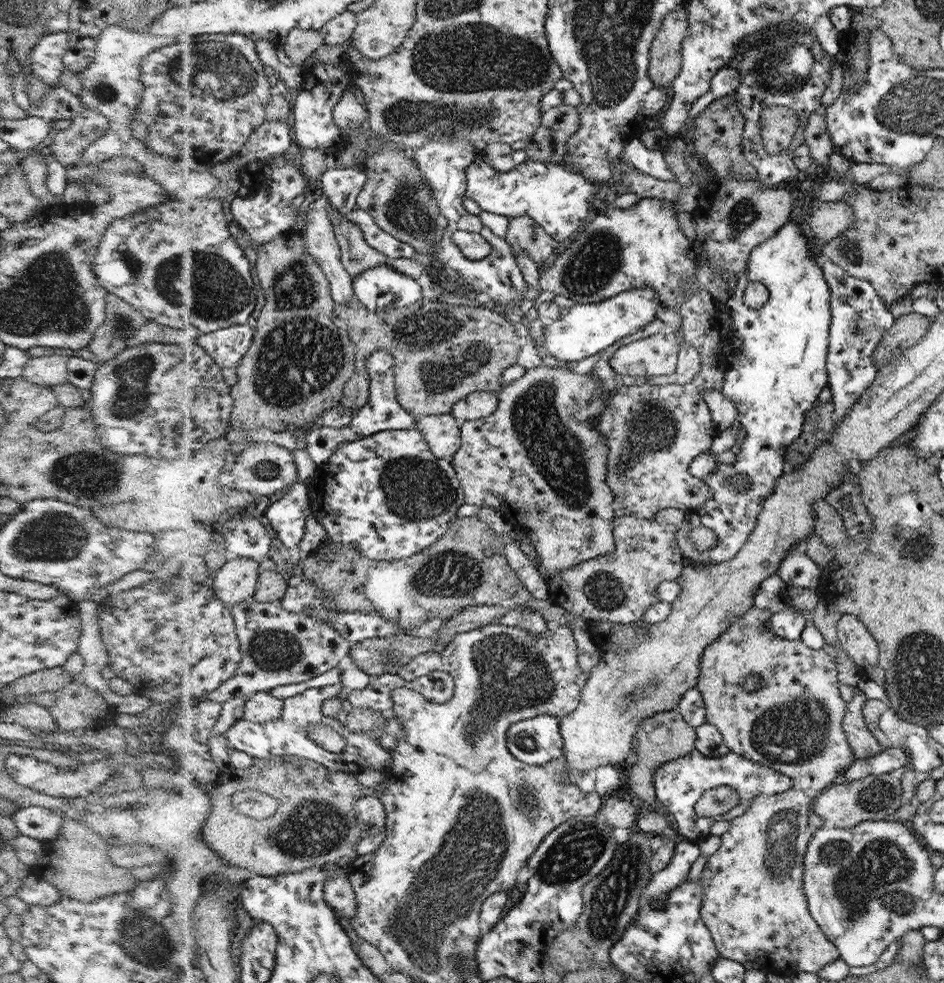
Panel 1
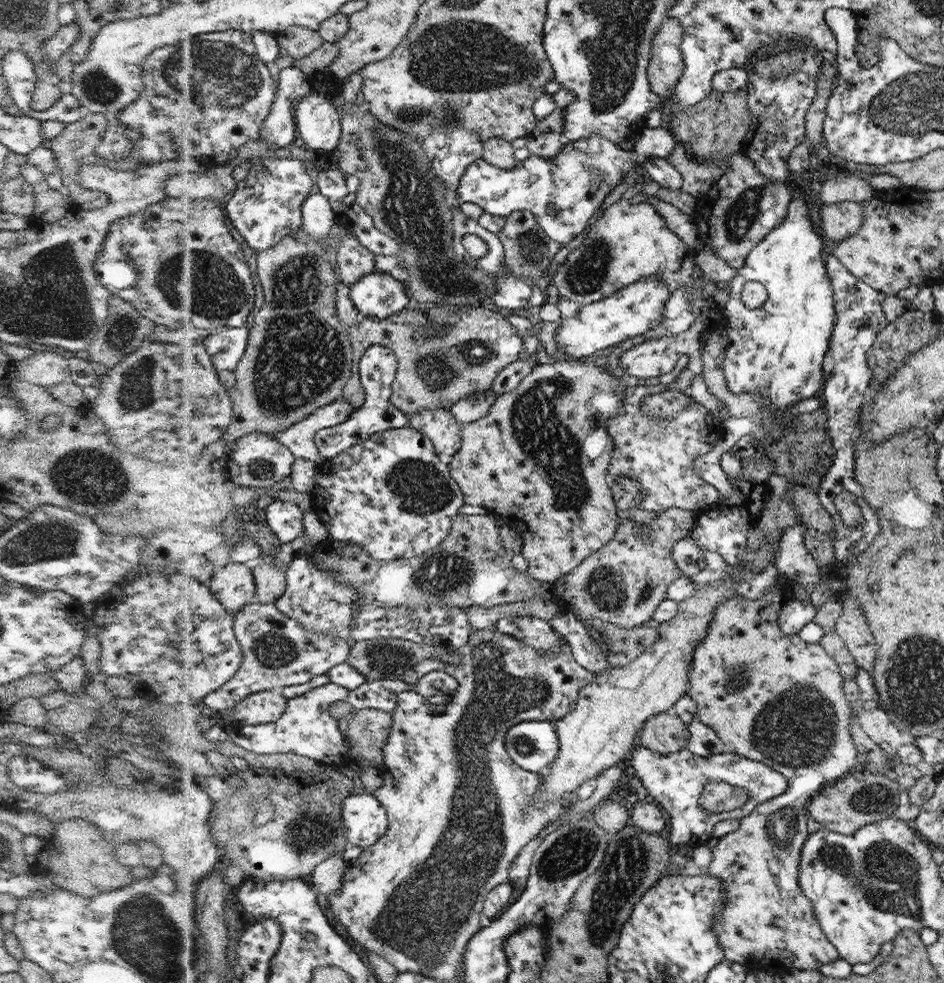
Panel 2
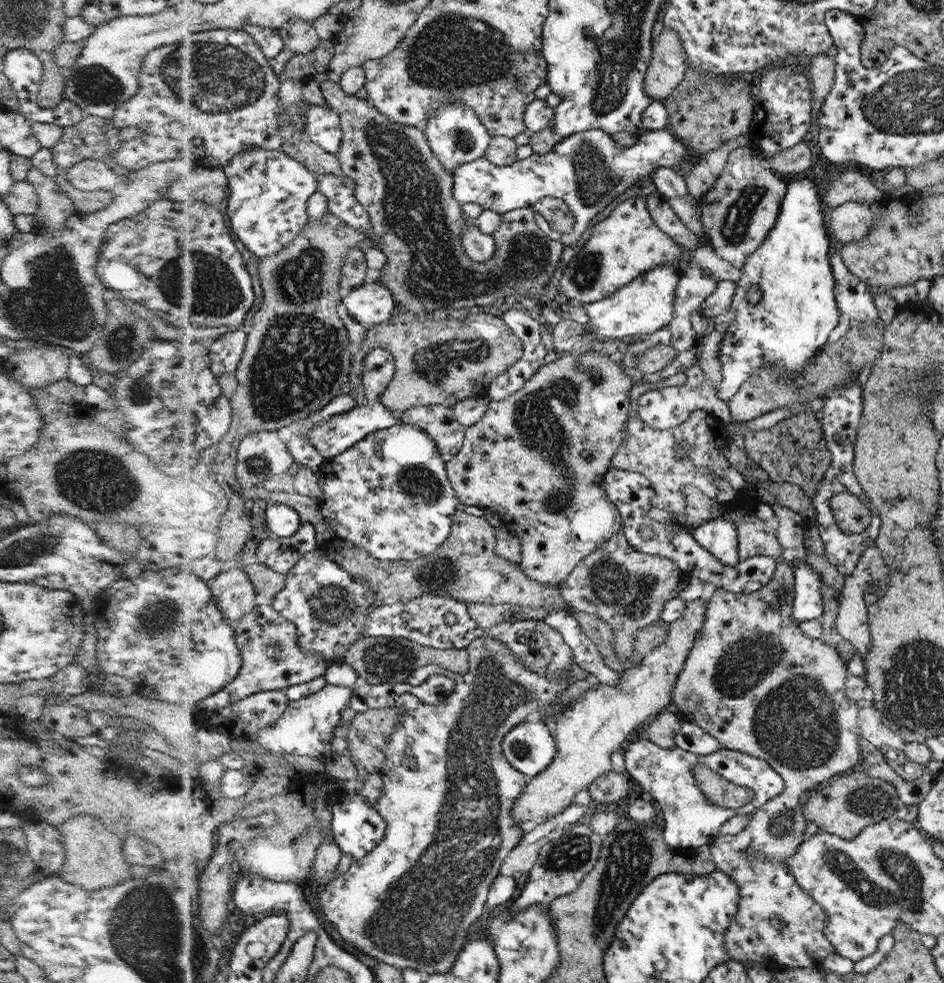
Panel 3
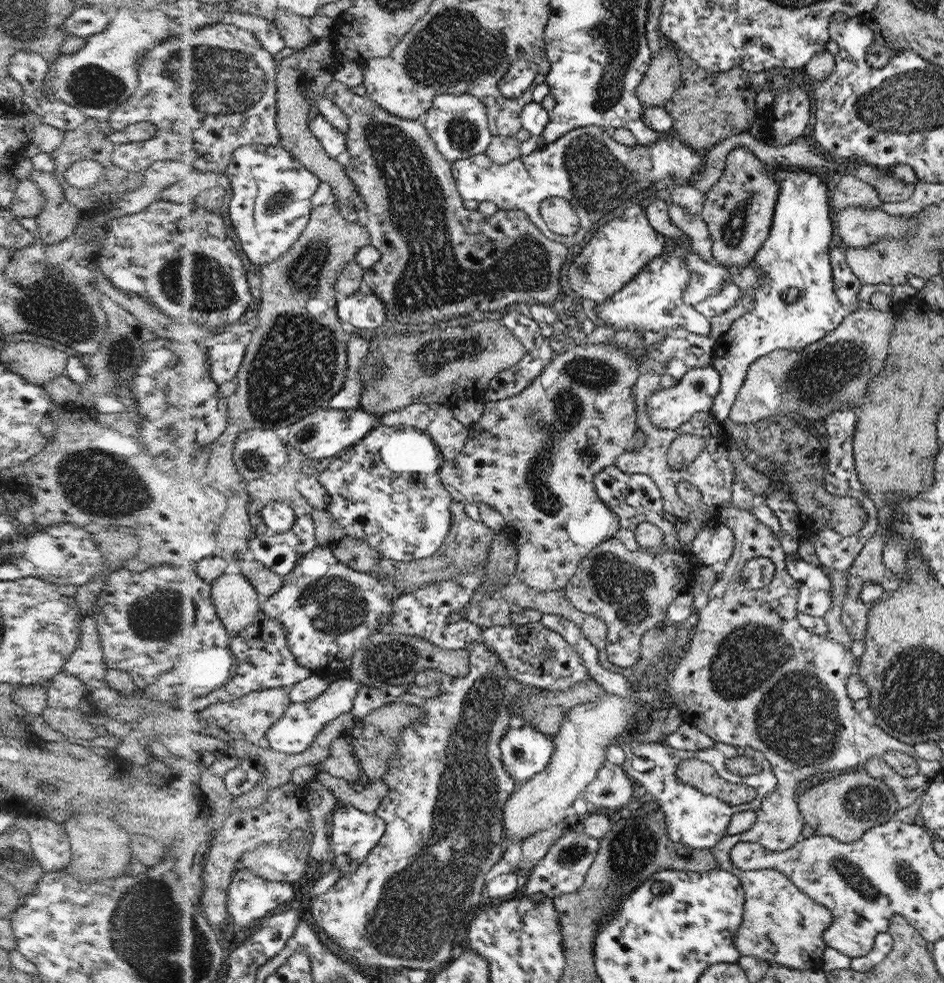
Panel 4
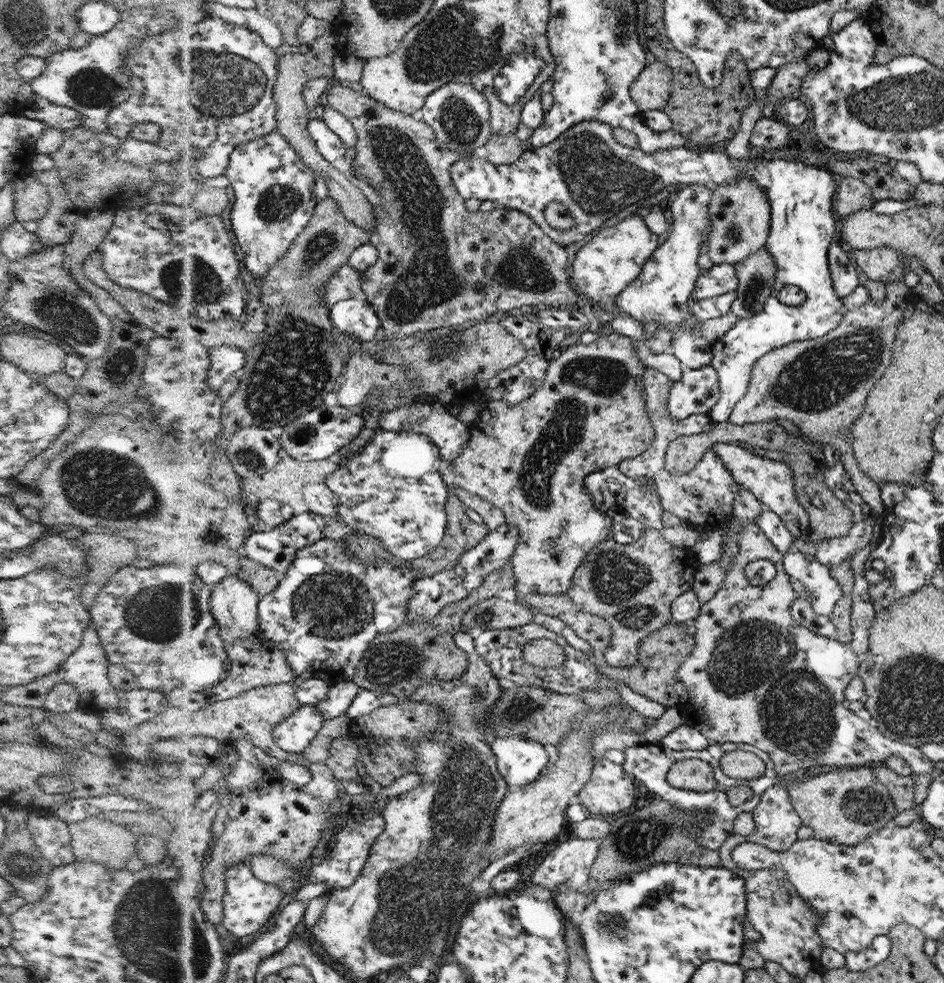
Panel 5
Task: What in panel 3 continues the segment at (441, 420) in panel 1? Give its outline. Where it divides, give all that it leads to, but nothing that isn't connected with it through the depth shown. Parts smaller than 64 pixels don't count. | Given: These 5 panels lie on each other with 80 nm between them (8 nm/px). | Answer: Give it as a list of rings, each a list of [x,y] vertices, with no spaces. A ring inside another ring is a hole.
[[[444,405],[417,406],[399,412],[399,419],[402,424],[414,425],[430,433],[441,454],[452,458],[460,451],[464,440],[464,425],[456,422],[452,411],[452,407]]]

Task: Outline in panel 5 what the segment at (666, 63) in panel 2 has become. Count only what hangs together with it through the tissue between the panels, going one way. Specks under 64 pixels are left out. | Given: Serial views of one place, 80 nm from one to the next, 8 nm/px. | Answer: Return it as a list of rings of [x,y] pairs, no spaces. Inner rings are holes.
[[[654,61],[646,65],[630,86],[631,94],[644,112],[659,110],[669,102],[672,73],[669,64]]]

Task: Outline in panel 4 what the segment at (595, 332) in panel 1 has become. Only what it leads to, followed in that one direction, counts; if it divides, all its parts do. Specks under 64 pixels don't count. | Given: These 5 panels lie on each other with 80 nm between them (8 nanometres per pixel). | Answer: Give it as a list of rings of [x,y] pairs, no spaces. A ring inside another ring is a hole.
[[[690,236],[688,240],[672,241],[670,247],[658,258],[652,259],[636,279],[610,299],[589,305],[589,310],[601,318],[601,324],[612,326],[615,332],[619,330],[638,330],[641,333],[648,330],[668,332],[683,326],[688,332],[709,336],[711,327],[709,318],[694,310],[693,306],[687,305],[683,299],[684,291],[691,279],[685,260],[692,247],[693,241]]]

